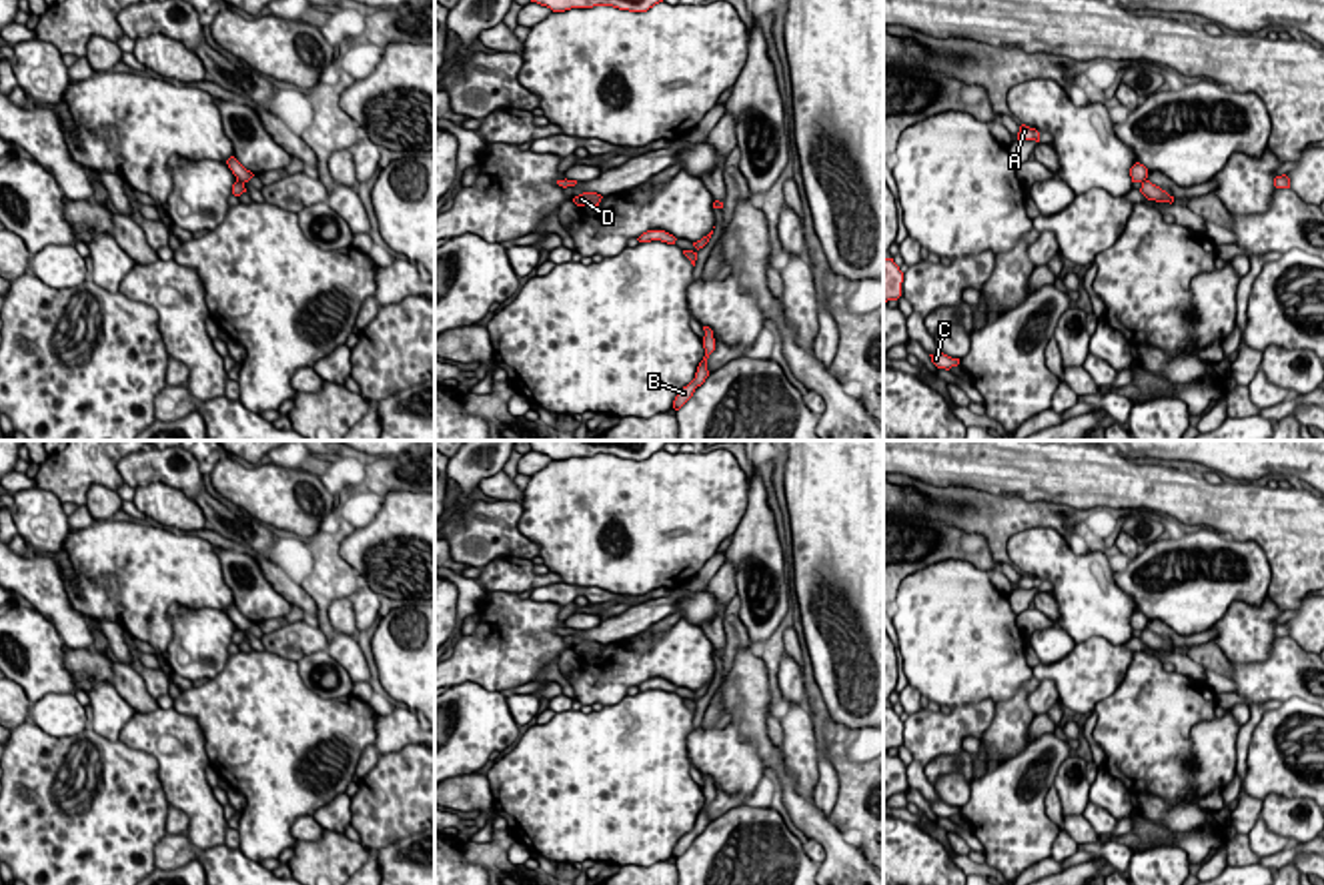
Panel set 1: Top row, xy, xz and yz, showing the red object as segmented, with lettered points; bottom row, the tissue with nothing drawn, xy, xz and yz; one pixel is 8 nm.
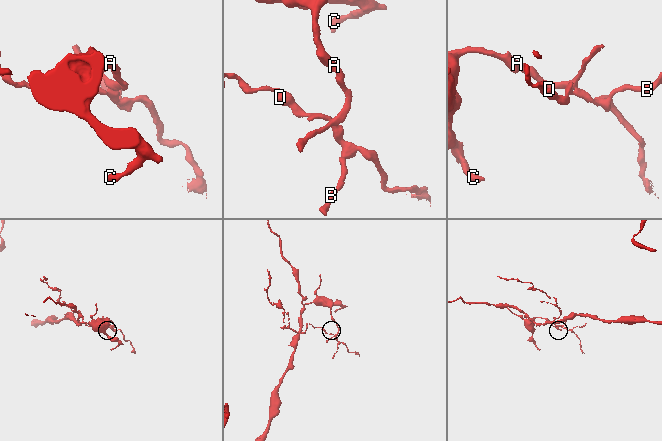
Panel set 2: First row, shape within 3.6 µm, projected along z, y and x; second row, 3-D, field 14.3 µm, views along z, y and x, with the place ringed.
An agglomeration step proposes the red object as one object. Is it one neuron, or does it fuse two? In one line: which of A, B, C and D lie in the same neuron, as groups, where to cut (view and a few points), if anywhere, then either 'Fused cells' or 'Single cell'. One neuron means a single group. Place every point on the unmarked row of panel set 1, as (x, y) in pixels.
Groups: A C / B D. Split along xy (237, 627), (243, 631). Fused cells

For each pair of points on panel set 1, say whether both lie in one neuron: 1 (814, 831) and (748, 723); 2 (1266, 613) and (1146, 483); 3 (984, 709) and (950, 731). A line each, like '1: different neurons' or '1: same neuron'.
1: same neuron
2: different neurons
3: same neuron

